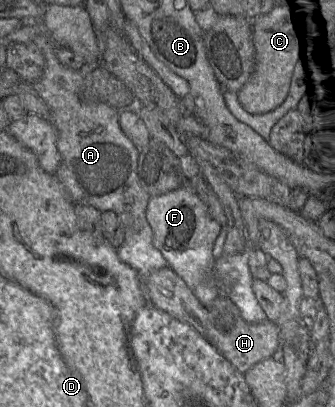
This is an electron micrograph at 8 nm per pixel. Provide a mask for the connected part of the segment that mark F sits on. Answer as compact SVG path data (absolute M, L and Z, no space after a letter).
M189 187L180 188L149 199L146 219L153 231L153 244L162 253L169 267L182 278L204 306L219 295L214 275L213 246L221 226L208 212L206 205Z

